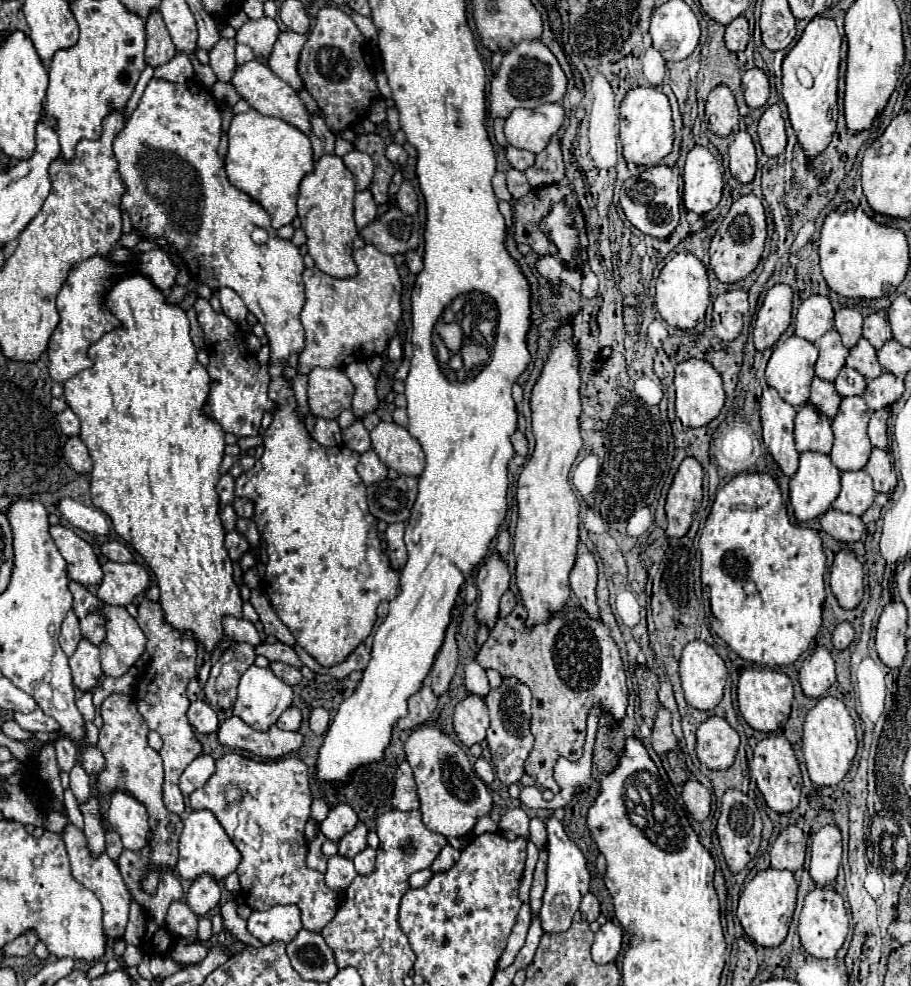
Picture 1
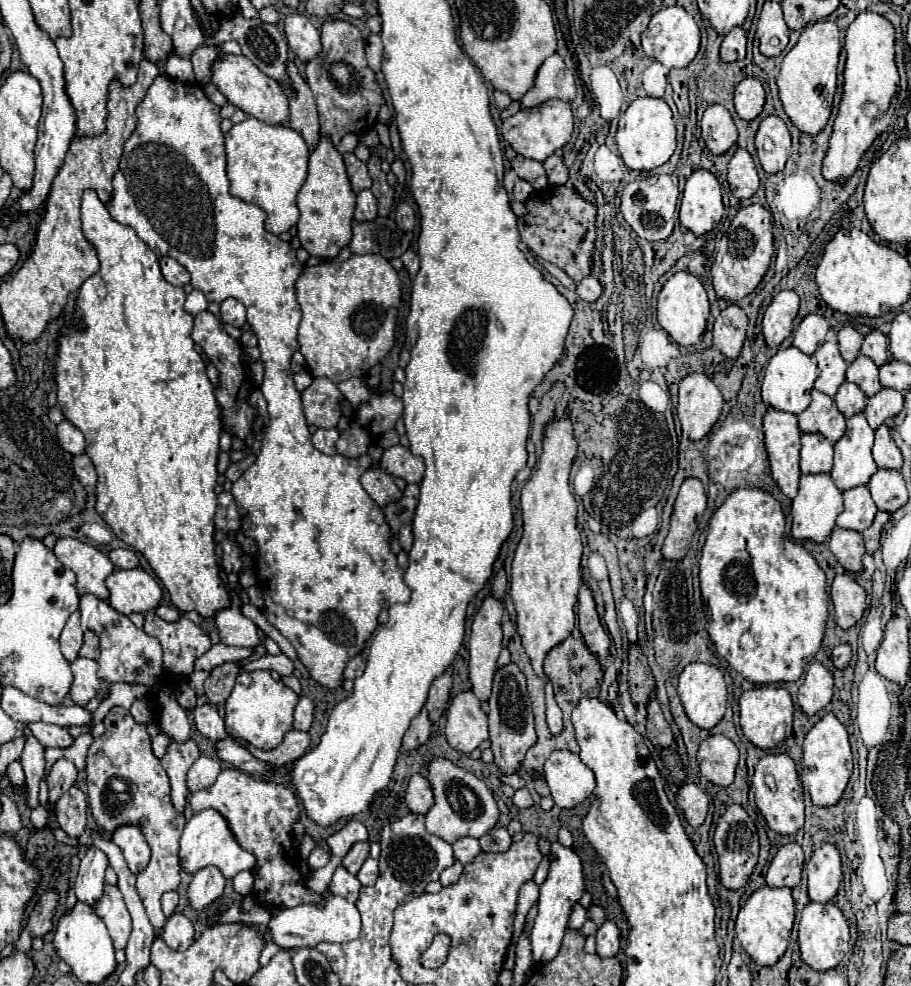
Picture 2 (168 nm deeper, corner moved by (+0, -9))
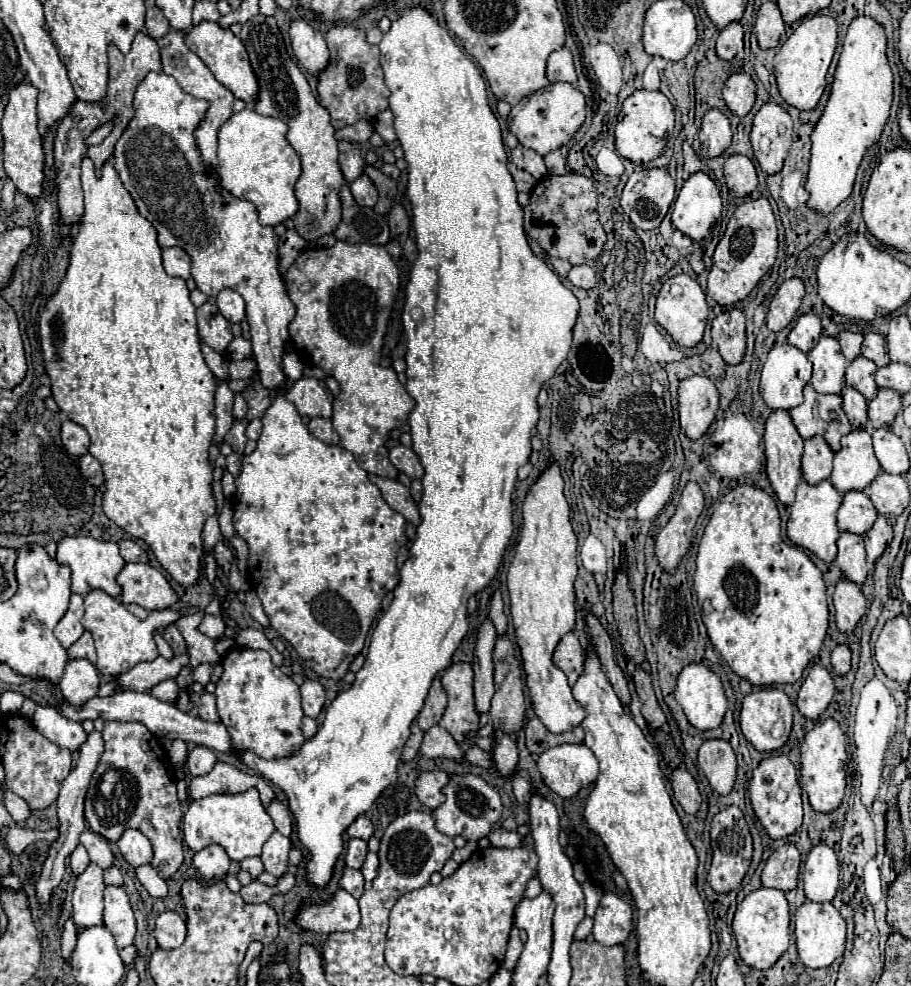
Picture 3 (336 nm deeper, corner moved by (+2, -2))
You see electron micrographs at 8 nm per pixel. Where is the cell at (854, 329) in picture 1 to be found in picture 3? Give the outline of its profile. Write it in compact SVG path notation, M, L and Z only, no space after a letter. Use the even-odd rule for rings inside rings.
M841 331L837 339L841 343L841 351L847 357L847 361L853 361L859 355L859 351L861 351L863 335L861 333L853 333L853 331Z

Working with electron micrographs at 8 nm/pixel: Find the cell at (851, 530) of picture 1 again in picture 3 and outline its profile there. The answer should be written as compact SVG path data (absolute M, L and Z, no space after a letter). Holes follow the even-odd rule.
M845 531L837 539L837 549L839 549L839 553L835 557L835 565L843 571L843 577L861 585L869 573L863 537L857 533Z

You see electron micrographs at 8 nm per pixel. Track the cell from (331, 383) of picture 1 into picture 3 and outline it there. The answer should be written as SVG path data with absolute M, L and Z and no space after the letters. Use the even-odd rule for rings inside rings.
M301 377L293 383L293 387L285 395L291 403L295 403L297 411L305 417L325 417L329 419L333 413L333 395L329 393L325 381L315 377Z

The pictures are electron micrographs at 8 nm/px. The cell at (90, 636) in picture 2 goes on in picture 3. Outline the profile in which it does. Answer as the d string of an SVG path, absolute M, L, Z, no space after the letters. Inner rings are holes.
M85 631L83 635L81 635L81 639L79 641L75 641L69 649L67 649L67 653L69 653L69 659L89 659L91 663L95 661L95 645L93 645L93 637L91 637L91 633L89 631Z

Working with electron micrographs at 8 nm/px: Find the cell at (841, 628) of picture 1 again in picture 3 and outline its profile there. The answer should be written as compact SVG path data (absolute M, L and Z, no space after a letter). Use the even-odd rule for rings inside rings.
M837 645L831 653L831 663L837 675L845 675L851 669L851 651L847 645Z

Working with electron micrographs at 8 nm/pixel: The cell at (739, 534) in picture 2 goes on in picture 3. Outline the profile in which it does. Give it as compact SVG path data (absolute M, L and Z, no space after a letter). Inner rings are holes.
M741 485L729 491L705 527L697 553L693 587L702 606L702 620L709 639L729 667L749 679L753 685L795 683L803 677L805 667L819 653L829 625L826 585L819 567L805 551L789 545L781 537L779 511L775 499L753 485ZM725 613L731 613L725 617ZM707 614L707 615L706 615Z

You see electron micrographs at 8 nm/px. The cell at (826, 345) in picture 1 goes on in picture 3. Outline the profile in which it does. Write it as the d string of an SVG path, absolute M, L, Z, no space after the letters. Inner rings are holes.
M821 337L809 351L809 359L813 363L813 389L817 393L841 393L849 361L843 357L839 341L835 337Z

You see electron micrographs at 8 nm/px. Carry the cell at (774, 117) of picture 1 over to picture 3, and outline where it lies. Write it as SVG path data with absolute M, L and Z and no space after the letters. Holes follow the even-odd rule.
M769 101L757 111L751 129L751 145L765 173L775 175L781 171L785 155L791 147L791 129L793 121L789 113L777 103Z

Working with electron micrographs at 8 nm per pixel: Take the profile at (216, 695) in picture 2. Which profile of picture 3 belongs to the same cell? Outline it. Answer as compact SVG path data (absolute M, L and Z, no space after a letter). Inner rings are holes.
M203 663L203 665L193 669L193 681L201 683L201 685L207 685L211 681L211 673L213 673L213 665Z

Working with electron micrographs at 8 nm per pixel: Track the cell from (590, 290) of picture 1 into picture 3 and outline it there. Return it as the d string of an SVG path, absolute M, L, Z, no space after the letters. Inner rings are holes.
M579 265L573 267L567 275L567 279L579 287L579 289L593 289L595 287L595 269L593 265Z

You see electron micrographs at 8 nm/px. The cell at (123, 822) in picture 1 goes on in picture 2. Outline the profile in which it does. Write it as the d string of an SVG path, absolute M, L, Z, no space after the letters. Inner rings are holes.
M137 826L117 828L115 834L111 836L111 840L121 848L121 852L123 852L123 856L129 864L129 870L133 874L139 874L141 870L147 868L151 850L149 850L149 844L147 844L145 836L141 834L141 830Z

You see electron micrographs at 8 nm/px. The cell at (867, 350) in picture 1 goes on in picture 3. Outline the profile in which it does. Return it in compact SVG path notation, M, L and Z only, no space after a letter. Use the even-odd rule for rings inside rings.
M859 355L855 361L851 361L851 365L847 367L845 371L845 381L855 387L859 393L865 395L867 401L871 401L879 387L875 383L875 371L877 371L877 365L869 359L865 359L863 355Z

